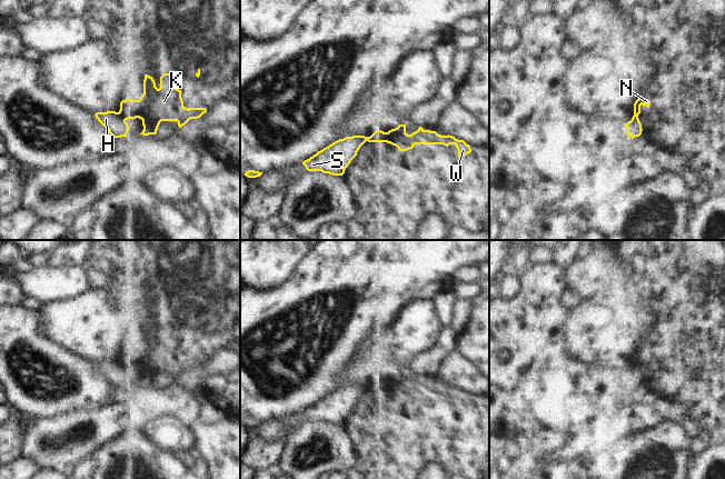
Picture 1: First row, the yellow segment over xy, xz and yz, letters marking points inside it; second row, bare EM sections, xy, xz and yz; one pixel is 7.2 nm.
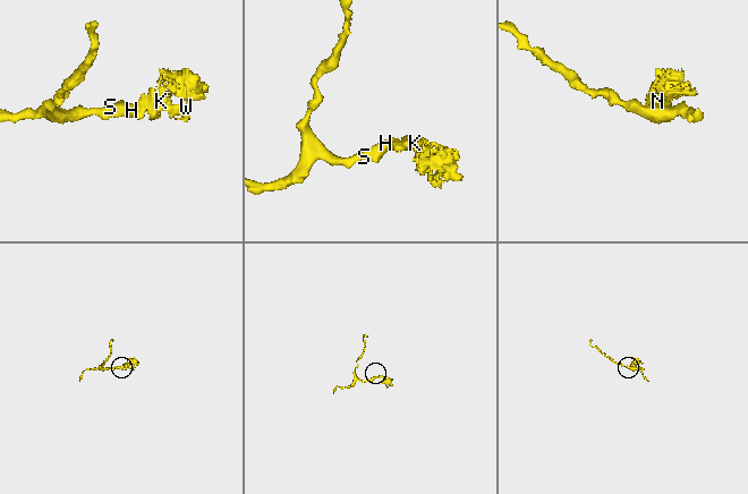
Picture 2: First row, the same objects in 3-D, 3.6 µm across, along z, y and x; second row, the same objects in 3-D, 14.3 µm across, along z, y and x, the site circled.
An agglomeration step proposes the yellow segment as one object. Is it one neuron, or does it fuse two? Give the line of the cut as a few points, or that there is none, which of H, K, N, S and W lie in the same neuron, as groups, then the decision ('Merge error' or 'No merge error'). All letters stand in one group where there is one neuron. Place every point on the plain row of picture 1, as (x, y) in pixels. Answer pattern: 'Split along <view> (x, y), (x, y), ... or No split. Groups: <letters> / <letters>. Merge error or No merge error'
Split along xy (119, 360), (125, 369). Groups: H S / K N W. Merge error.

